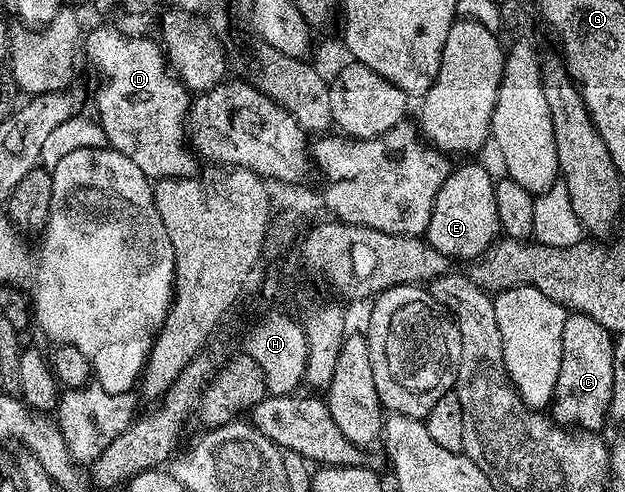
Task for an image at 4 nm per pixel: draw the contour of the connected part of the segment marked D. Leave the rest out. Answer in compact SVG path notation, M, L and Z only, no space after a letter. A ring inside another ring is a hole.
M93 29L84 34L83 37L83 57L86 57L91 64L101 73L103 81L100 83L97 89L97 115L98 124L104 131L106 144L123 154L134 163L135 166L139 167L143 171L145 177L150 180L161 180L163 178L175 178L175 177L192 177L198 171L197 165L199 166L198 158L195 156L192 148L187 144L187 121L186 117L189 112L191 104L191 93L178 81L175 75L169 73L167 66L167 58L165 56L165 50L156 40L148 41L145 37L124 37L117 29Z

